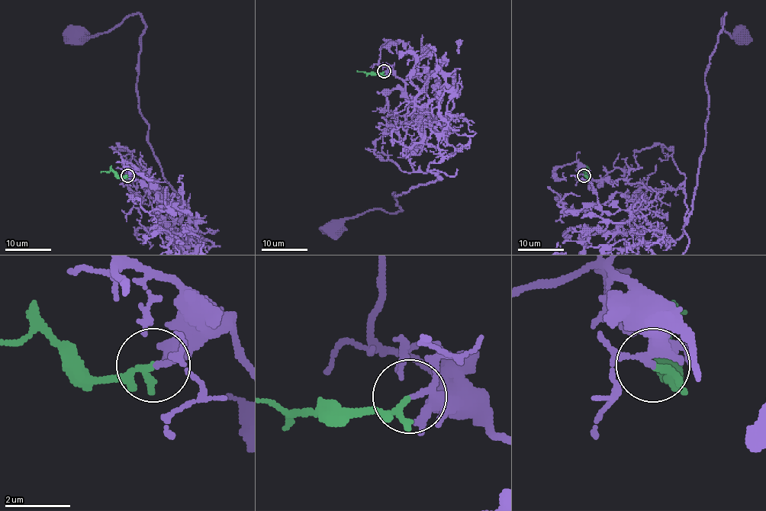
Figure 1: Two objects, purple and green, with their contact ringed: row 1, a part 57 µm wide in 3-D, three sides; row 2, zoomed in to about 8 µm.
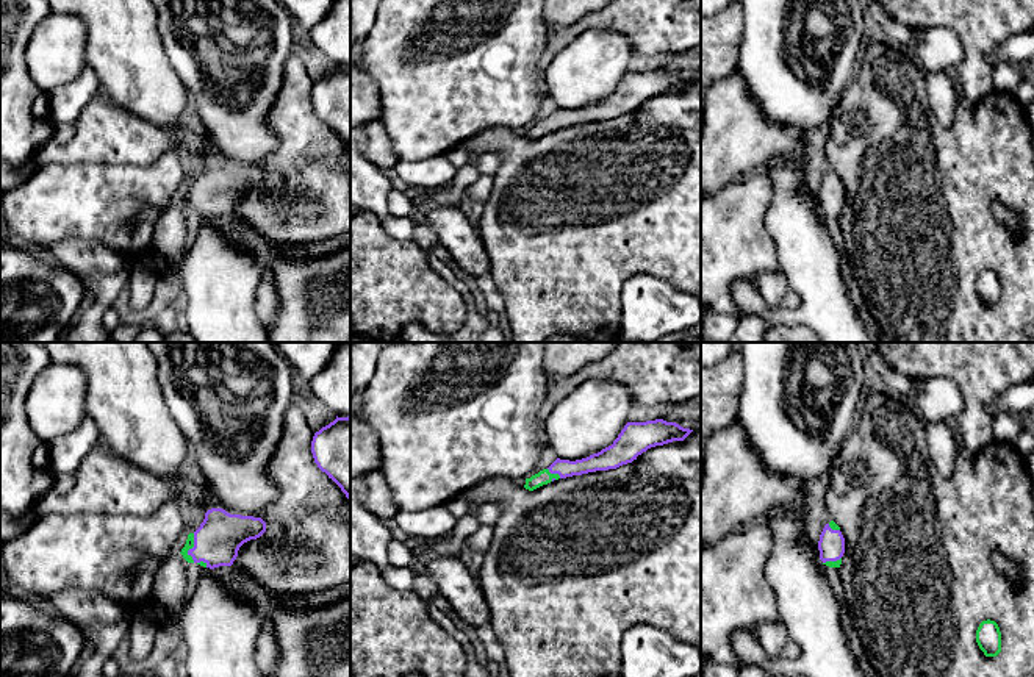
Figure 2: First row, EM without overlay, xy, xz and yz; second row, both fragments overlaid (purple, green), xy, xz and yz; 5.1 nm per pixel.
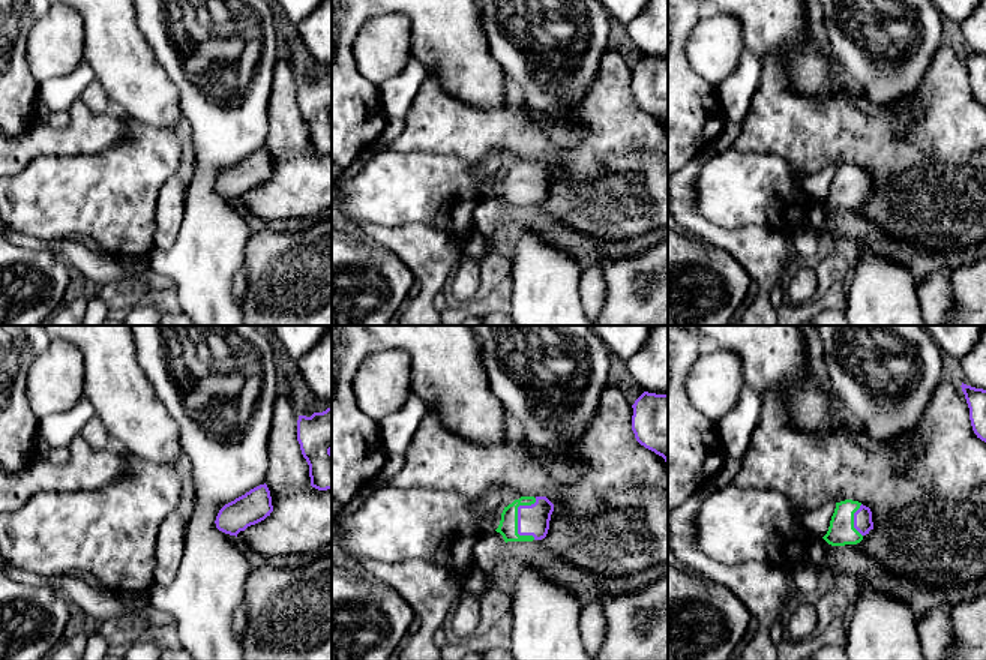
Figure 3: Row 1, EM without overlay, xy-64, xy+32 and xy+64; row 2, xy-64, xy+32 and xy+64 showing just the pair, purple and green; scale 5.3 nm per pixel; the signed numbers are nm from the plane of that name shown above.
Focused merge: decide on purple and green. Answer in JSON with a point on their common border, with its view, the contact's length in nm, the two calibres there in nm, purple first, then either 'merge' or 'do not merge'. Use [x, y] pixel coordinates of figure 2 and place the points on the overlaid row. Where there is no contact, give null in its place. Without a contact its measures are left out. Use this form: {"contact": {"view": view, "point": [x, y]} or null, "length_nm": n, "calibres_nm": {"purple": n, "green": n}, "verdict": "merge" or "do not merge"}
{"contact": {"view": "xy", "point": [193, 548]}, "length_nm": 150, "calibres_nm": {"purple": 240, "green": 50}, "verdict": "merge"}

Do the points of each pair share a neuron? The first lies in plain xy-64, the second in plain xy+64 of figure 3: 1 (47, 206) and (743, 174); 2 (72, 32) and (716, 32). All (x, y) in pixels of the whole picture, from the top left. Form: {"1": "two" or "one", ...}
{"1": "one", "2": "one"}

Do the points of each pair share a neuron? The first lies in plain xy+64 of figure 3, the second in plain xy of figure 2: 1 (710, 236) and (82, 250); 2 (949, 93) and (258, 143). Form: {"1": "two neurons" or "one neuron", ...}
{"1": "one neuron", "2": "two neurons"}

